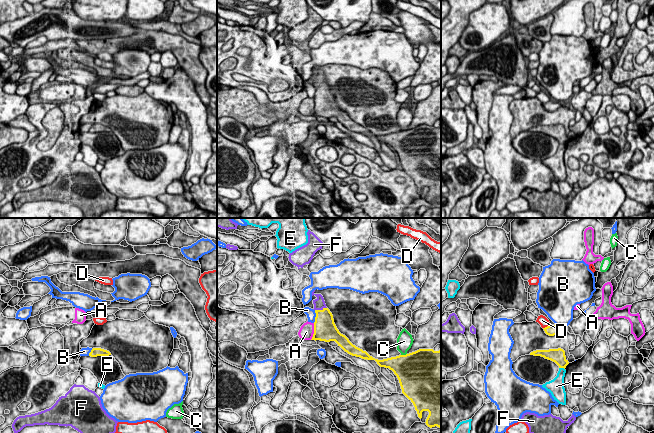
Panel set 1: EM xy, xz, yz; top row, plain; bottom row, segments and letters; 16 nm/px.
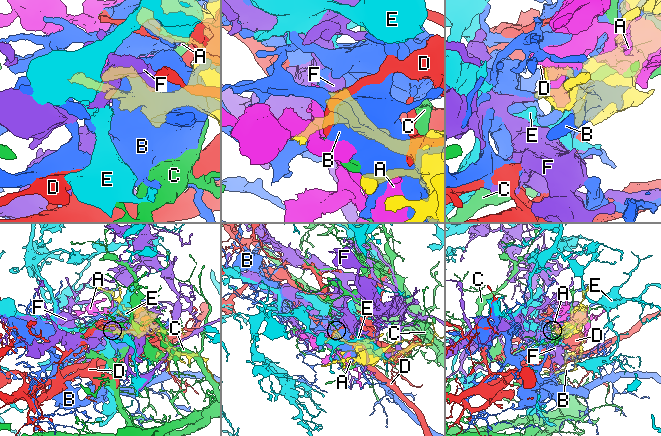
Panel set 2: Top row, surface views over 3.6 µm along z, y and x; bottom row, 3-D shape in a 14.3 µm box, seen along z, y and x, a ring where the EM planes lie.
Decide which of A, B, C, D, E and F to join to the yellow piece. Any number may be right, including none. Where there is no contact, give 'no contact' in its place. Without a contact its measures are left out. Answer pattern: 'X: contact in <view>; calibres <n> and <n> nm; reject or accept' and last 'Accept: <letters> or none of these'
A: contact in xz; calibres 360 and 240 nm; reject
B: contact in xz; calibres 360 and 140 nm; reject
C: contact in xz; calibres 480 and 260 nm; reject
D: contact in yz; calibres 190 and 160 nm; reject
E: contact in yz; calibres 220 and 190 nm; reject
F: contact in xz; calibres 340 and 190 nm; accept
Accept: F

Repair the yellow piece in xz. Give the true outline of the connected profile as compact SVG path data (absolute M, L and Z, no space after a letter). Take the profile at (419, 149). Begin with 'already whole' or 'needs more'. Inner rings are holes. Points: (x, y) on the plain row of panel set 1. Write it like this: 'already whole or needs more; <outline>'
needs more; M314 68L312 72L317 73L313 76L316 93L311 116L335 117L348 130L375 136L380 143L392 146L399 156L402 169L413 179L418 193L421 195L422 188L428 187L426 201L441 204L441 124L439 127L419 125L406 131L375 135L339 108L323 72Z

